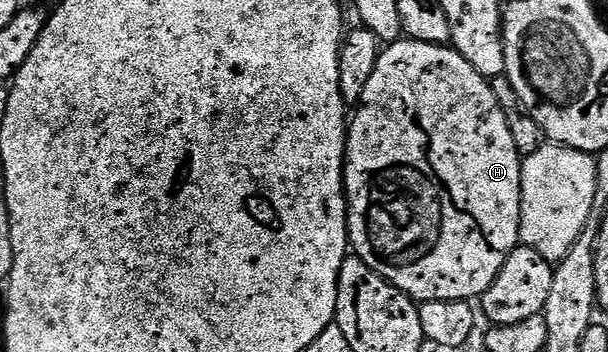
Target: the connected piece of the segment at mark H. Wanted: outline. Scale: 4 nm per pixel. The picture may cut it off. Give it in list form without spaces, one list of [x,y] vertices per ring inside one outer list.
[[[398,39],[389,44],[379,55],[376,69],[357,104],[346,133],[346,228],[350,231],[350,247],[357,258],[362,259],[380,277],[394,284],[421,305],[428,301],[477,300],[485,293],[500,273],[504,261],[511,251],[519,246],[520,240],[520,197],[522,196],[522,161],[516,141],[512,141],[512,129],[508,129],[506,114],[498,104],[498,94],[494,92],[491,80],[486,79],[459,51],[450,45],[432,45],[424,41]]]

